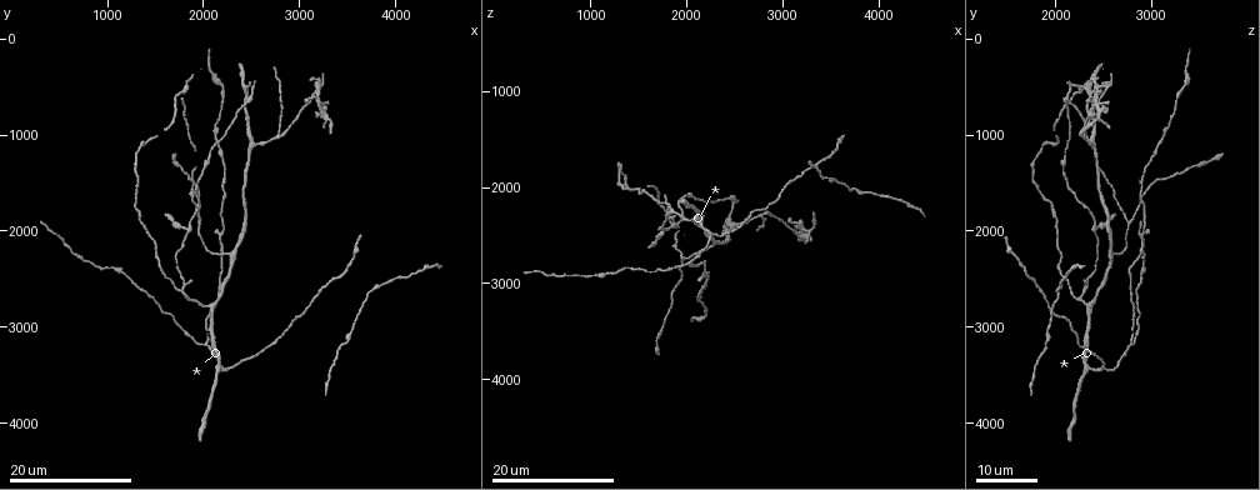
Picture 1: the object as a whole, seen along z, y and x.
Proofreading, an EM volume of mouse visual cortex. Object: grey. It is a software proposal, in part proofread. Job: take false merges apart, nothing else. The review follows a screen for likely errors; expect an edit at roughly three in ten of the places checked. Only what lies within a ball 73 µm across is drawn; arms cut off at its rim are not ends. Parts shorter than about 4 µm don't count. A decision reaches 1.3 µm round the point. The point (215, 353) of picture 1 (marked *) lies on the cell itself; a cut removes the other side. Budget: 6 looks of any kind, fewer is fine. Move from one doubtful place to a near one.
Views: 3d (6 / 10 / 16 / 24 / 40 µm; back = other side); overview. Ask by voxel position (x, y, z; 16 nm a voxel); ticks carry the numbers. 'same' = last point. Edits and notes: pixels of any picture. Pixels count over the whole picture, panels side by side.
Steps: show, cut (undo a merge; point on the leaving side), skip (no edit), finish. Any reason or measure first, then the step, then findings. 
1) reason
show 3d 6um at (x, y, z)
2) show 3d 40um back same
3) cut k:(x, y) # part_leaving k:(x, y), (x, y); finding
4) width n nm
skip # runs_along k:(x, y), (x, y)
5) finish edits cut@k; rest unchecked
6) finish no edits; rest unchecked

three arms meet
show 3d 24um at (1820, 2720, 2220)

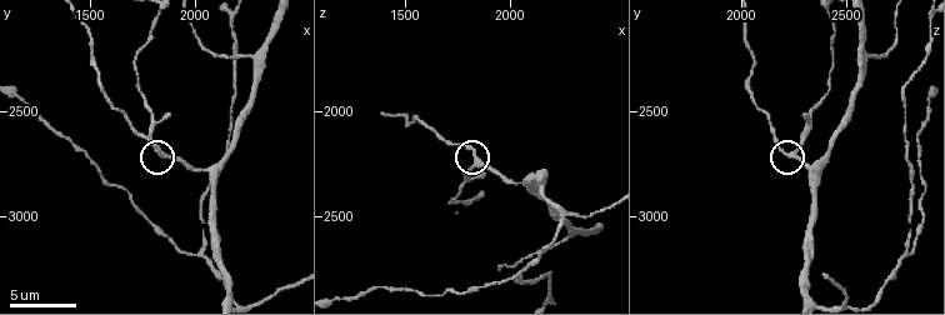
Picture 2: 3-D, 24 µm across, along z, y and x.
zoom in
show 3d 6um at (1850, 2710, 2250)

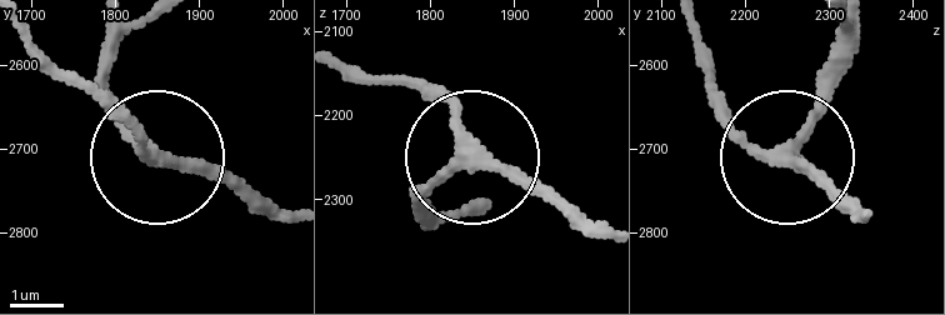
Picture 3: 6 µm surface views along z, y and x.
arms 3
skip # runs_along 3:(861, 216), (794, 158), (848, 28); continuous, no second cell

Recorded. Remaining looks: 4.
three-way junction
show 3d 10um at (2020, 3170, 2780)

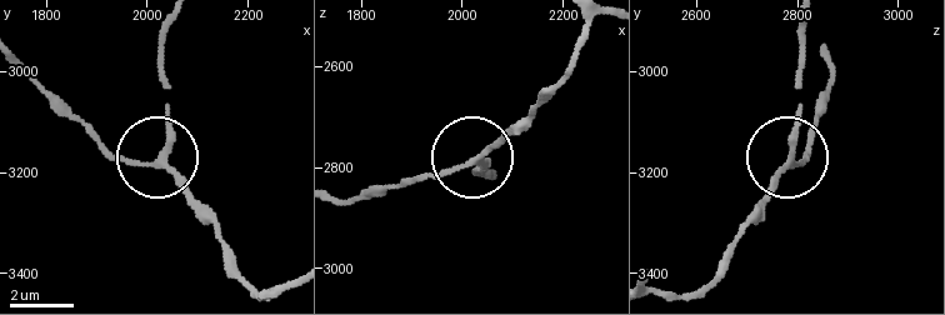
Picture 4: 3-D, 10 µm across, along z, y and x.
arms 3
skip # runs_along 4:(266, 291), (241, 275), (169, 163), (136, 163), (99, 149); all the same cell

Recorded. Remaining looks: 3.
branch point
show 3d 24um at (2280, 3420, 2480)

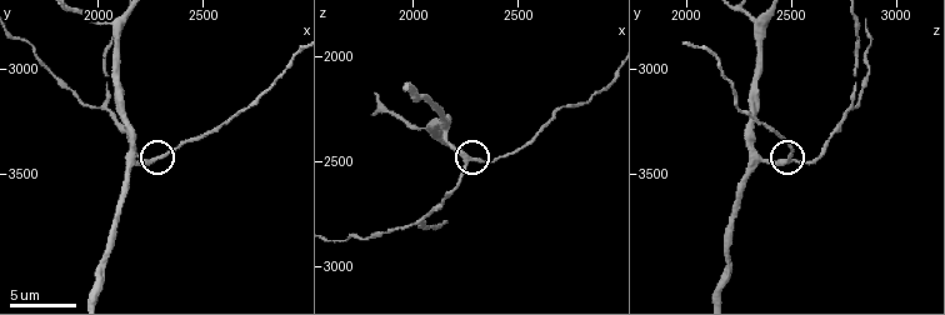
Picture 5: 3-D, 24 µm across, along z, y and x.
zoom in
show 3d 6um at (2260, 3430, 2490)

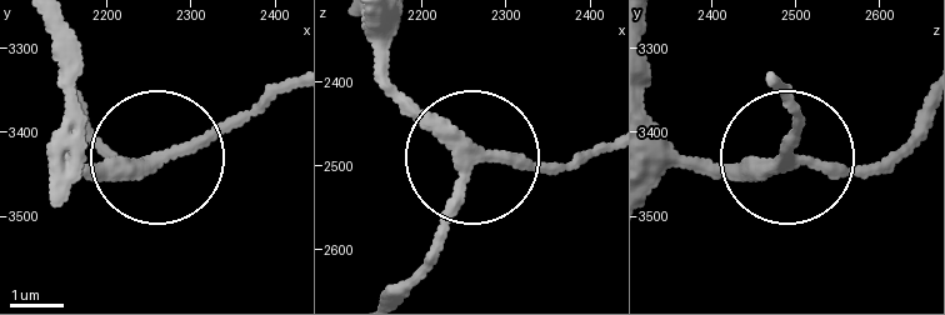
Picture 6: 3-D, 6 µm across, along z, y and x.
width 220 nm
skip # runs_along 6:(650, 121), (700, 163), (780, 163), (794, 86); one cell here

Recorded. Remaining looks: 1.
finish no edits; rest unchecked

